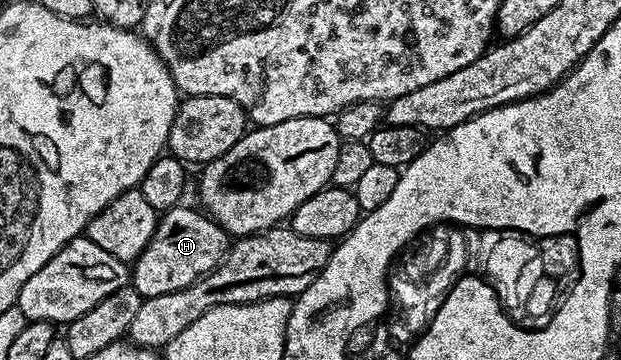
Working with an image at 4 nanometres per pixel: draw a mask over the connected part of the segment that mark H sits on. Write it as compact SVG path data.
M177 205L159 218L152 241L132 264L132 286L143 299L176 293L190 287L221 263L228 250L228 236L219 223L201 210Z

